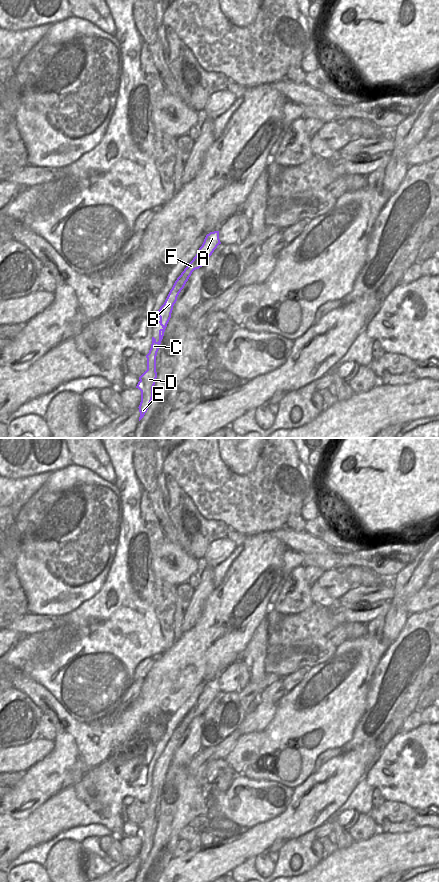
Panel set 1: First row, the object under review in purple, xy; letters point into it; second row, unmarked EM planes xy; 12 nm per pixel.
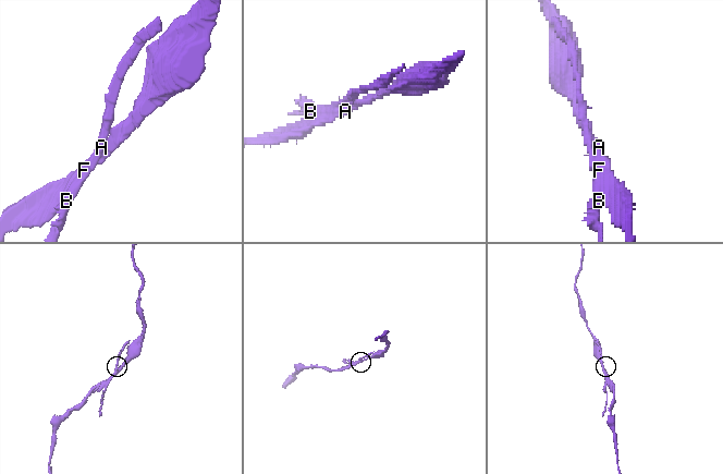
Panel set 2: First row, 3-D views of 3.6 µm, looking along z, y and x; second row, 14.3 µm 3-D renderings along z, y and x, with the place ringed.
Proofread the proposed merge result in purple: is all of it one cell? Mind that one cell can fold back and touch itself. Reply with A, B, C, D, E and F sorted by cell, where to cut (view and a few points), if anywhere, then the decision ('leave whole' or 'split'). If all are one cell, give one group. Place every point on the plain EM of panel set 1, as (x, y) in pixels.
A B C D E F | no cut | leave whole

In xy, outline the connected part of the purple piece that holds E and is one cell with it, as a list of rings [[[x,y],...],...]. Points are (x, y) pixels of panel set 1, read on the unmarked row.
[[[219,679],[210,680],[206,683],[204,690],[199,696],[196,704],[177,726],[164,752],[160,755],[156,762],[156,764],[160,765],[159,771],[162,774],[162,776],[159,778],[159,789],[157,790],[156,787],[152,785],[151,796],[149,801],[146,803],[147,818],[139,825],[140,829],[136,834],[136,836],[141,839],[141,850],[138,855],[140,860],[139,869],[144,865],[153,846],[153,835],[157,826],[156,804],[163,787],[165,777],[171,766],[171,761],[173,754],[177,749],[177,745],[184,736],[192,720],[203,714],[203,712],[212,703],[219,692],[221,692],[219,687]]]

